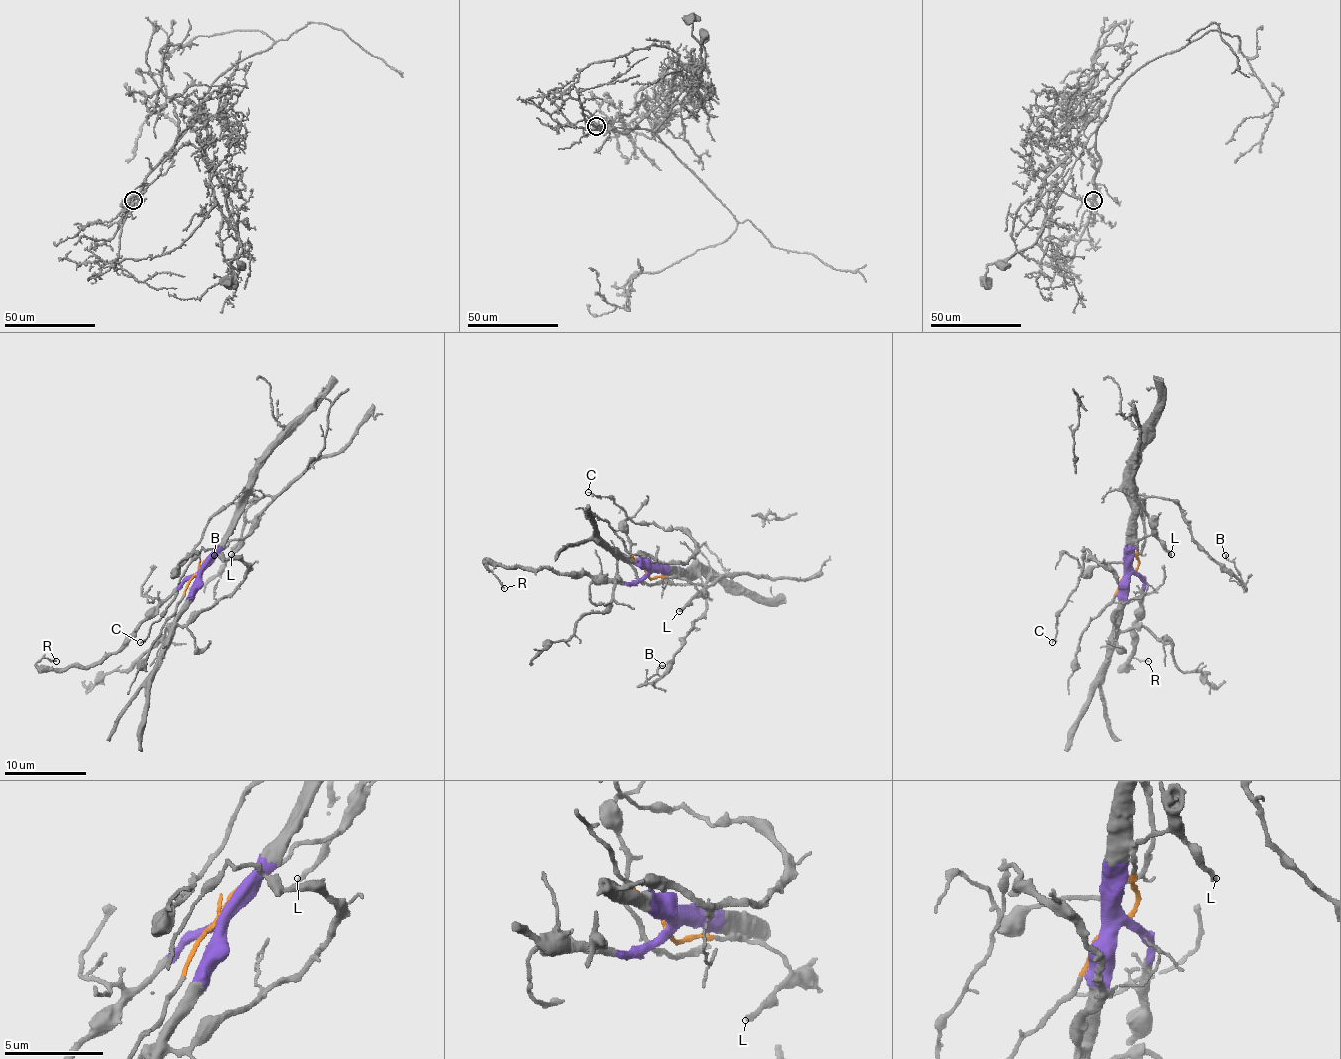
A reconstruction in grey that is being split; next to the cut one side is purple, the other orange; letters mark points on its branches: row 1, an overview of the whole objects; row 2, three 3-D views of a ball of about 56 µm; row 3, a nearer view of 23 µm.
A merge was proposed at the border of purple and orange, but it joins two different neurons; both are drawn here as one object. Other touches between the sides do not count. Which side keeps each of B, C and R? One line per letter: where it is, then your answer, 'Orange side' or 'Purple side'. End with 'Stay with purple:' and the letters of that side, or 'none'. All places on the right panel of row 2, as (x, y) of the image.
B: Place: (1225, 555). Purple side
C: Place: (1052, 642). Purple side
R: Place: (1148, 661). Purple side
Stay with purple: B, C, R

